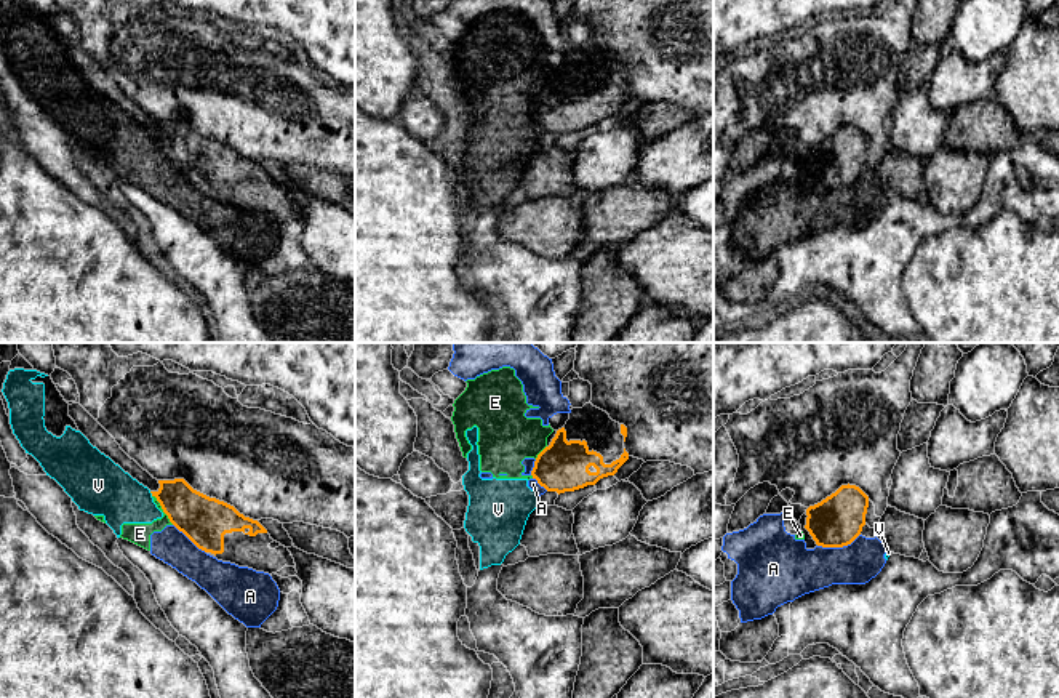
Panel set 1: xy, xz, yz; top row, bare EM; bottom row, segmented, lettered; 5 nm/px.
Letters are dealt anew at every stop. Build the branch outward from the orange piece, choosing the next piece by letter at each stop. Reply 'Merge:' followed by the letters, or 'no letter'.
Merge: no letter

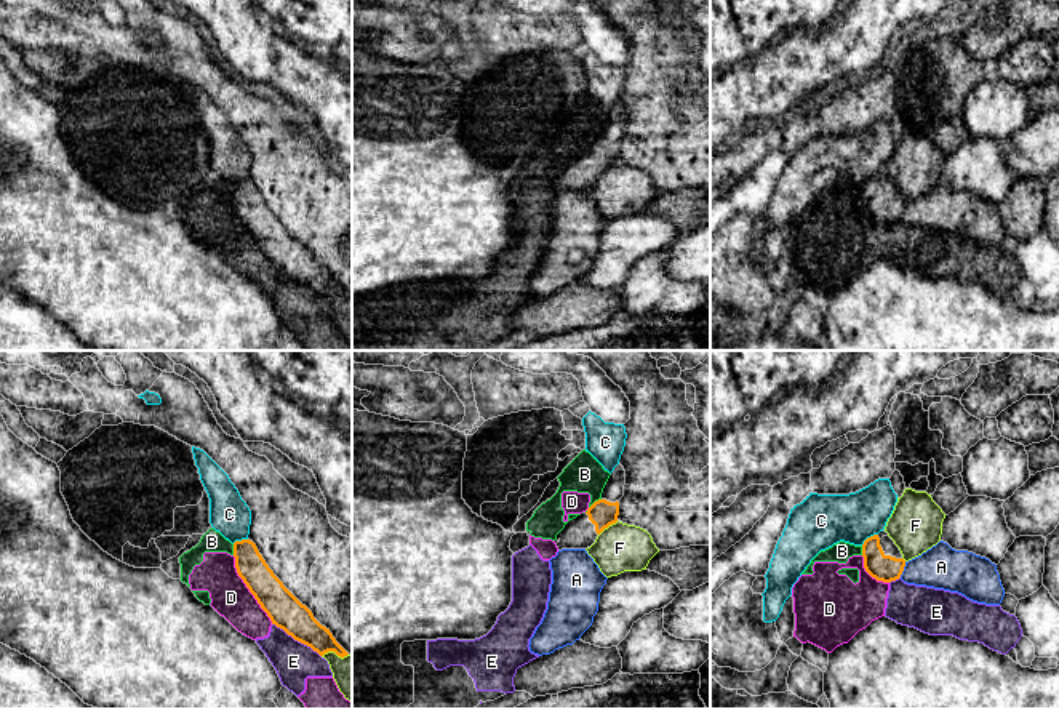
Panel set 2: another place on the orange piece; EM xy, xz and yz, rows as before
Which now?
Merge: no letter

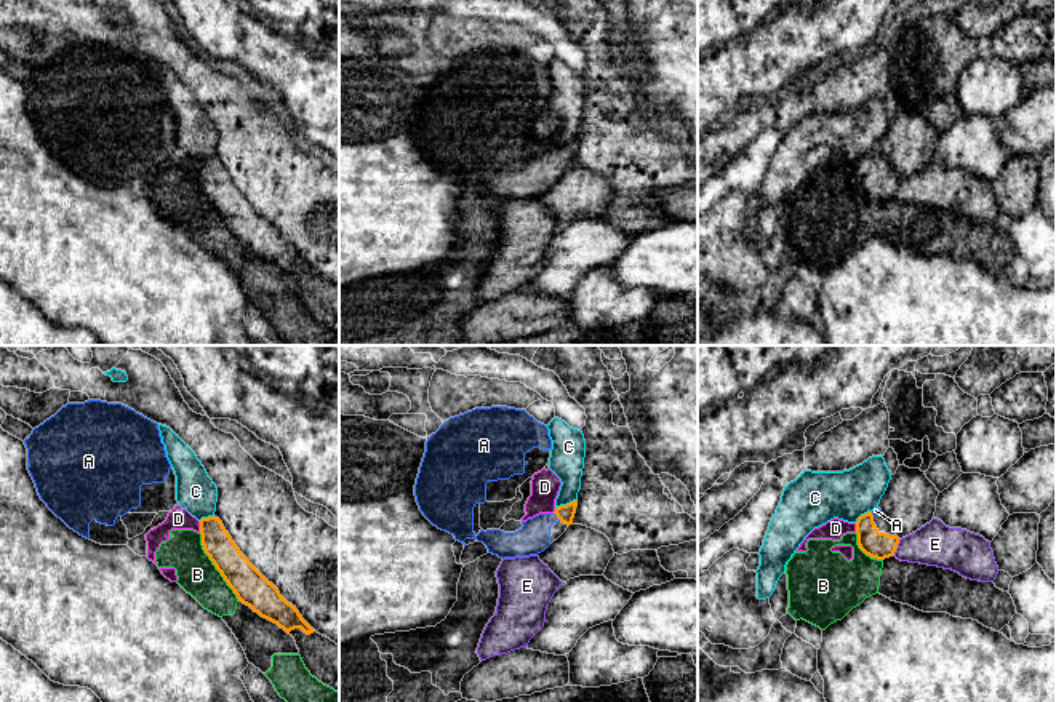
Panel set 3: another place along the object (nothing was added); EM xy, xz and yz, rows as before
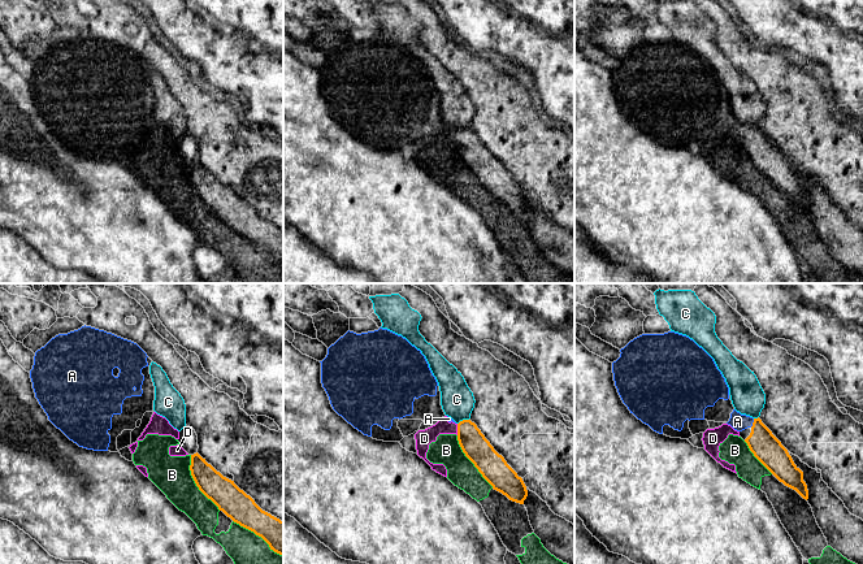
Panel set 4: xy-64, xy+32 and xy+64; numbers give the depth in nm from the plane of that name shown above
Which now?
Merge: A

